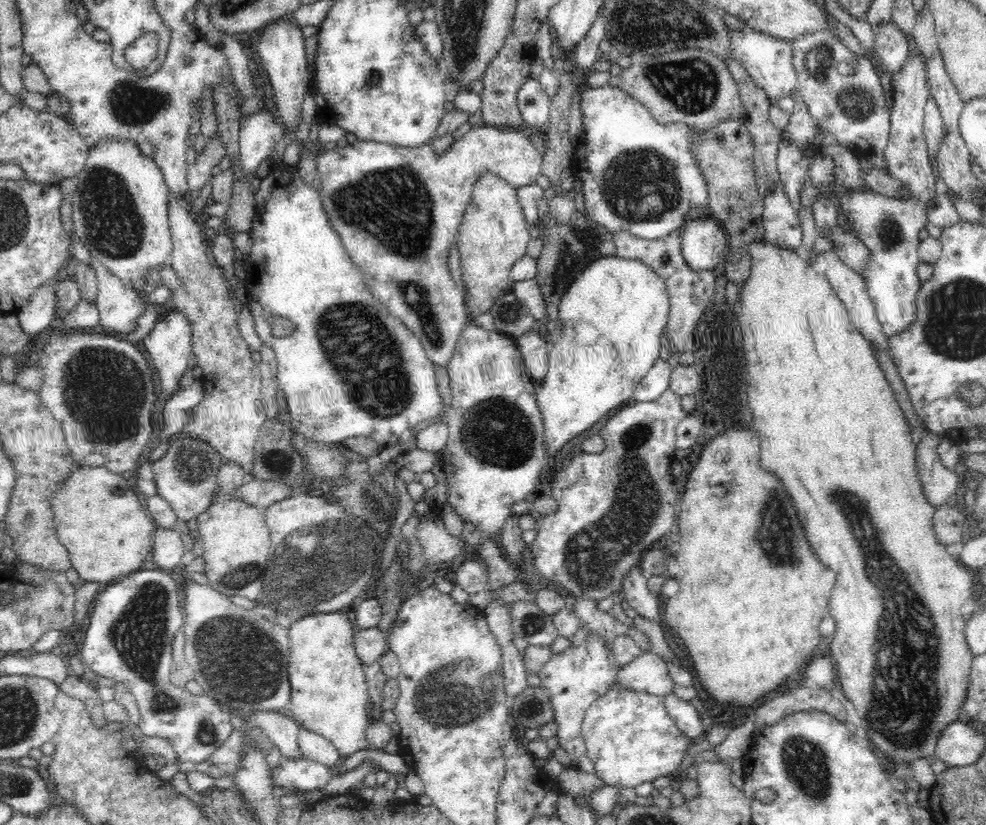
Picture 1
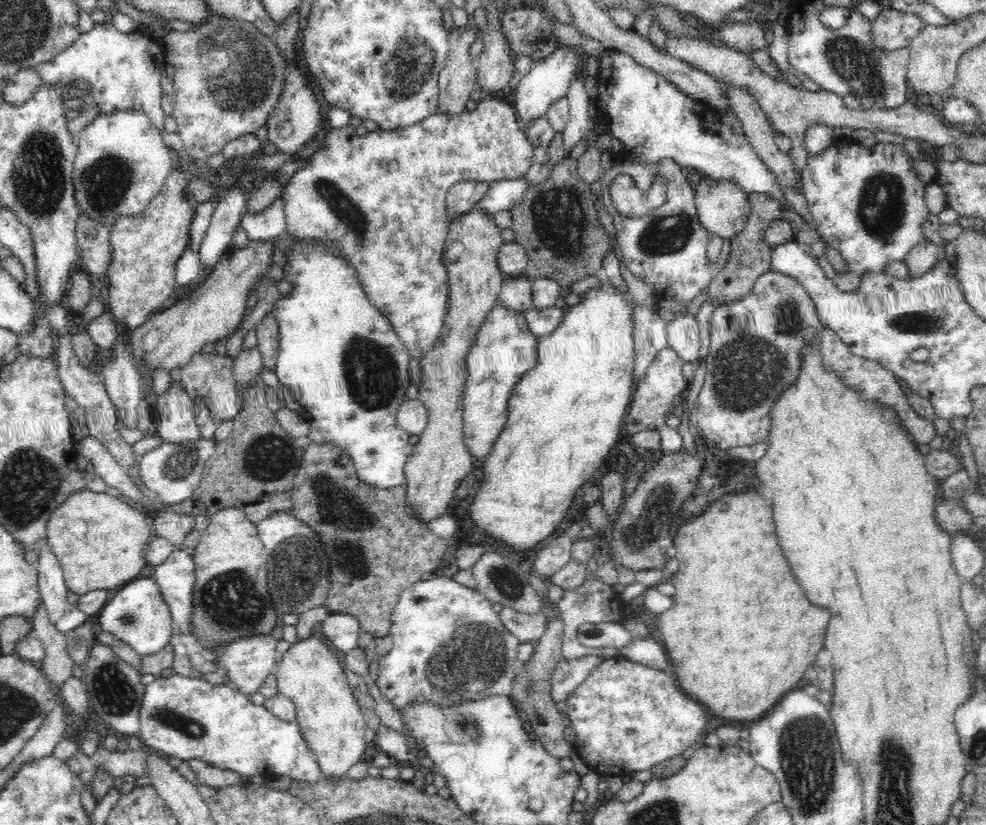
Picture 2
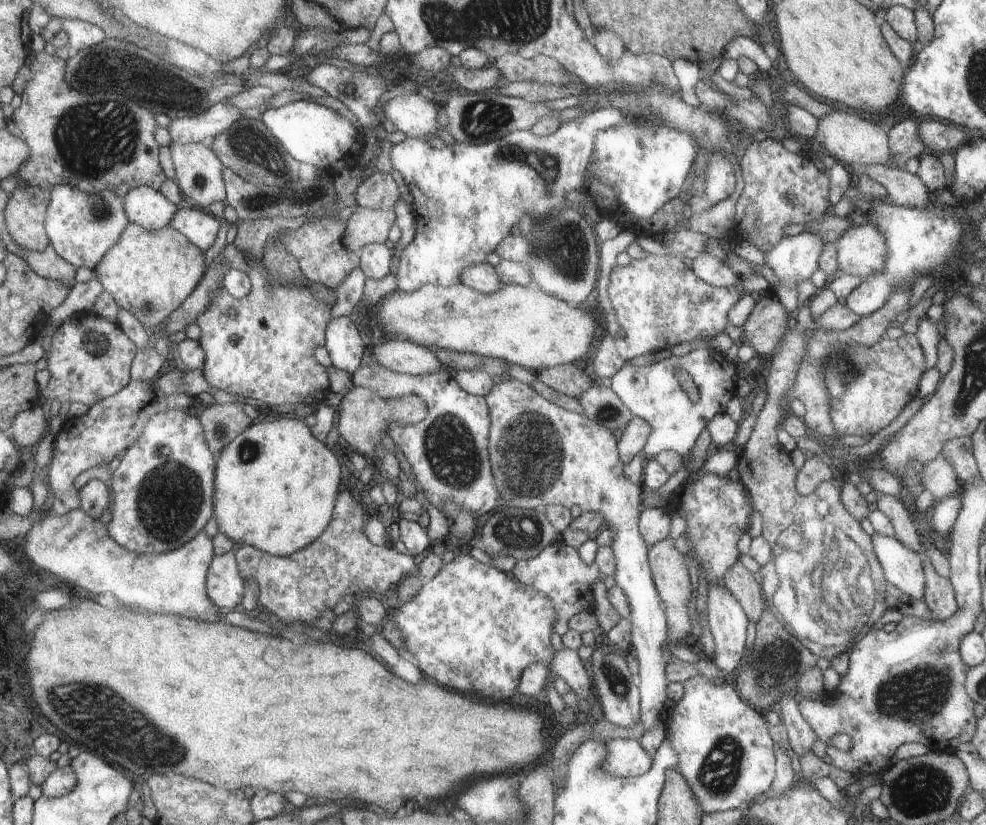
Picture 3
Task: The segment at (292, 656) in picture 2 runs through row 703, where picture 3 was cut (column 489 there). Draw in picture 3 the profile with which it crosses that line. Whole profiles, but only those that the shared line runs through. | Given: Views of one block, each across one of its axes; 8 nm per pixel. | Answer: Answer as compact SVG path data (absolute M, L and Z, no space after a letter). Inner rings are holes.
M462 283L450 288L425 284L414 292L392 291L385 297L385 300L380 300L367 312L376 320L377 332L395 334L399 338L372 346L368 355L373 355L373 361L378 362L382 368L398 374L420 375L447 370L447 366L438 360L436 350L500 359L507 363L518 364L535 373L562 364L582 364L582 358L586 356L586 350L592 348L594 334L596 334L596 322L592 314L580 310L580 306L578 308L570 306L568 301L560 300L536 286L526 288L515 284L504 284L494 294L486 294Z

